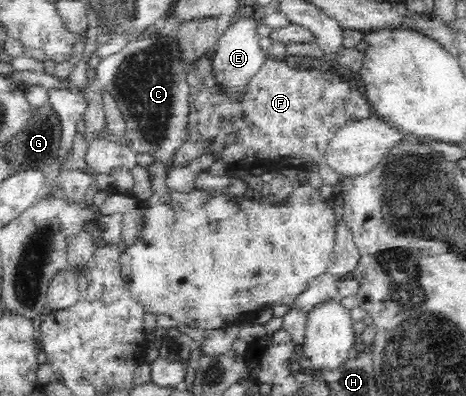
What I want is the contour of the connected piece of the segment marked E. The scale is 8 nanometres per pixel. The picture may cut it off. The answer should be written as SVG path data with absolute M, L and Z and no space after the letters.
M250 16L232 20L231 25L216 44L216 52L212 58L214 77L228 94L240 94L243 86L258 72L267 59L266 51L258 43L260 42L258 32L256 32L258 25L255 17L250 18Z

